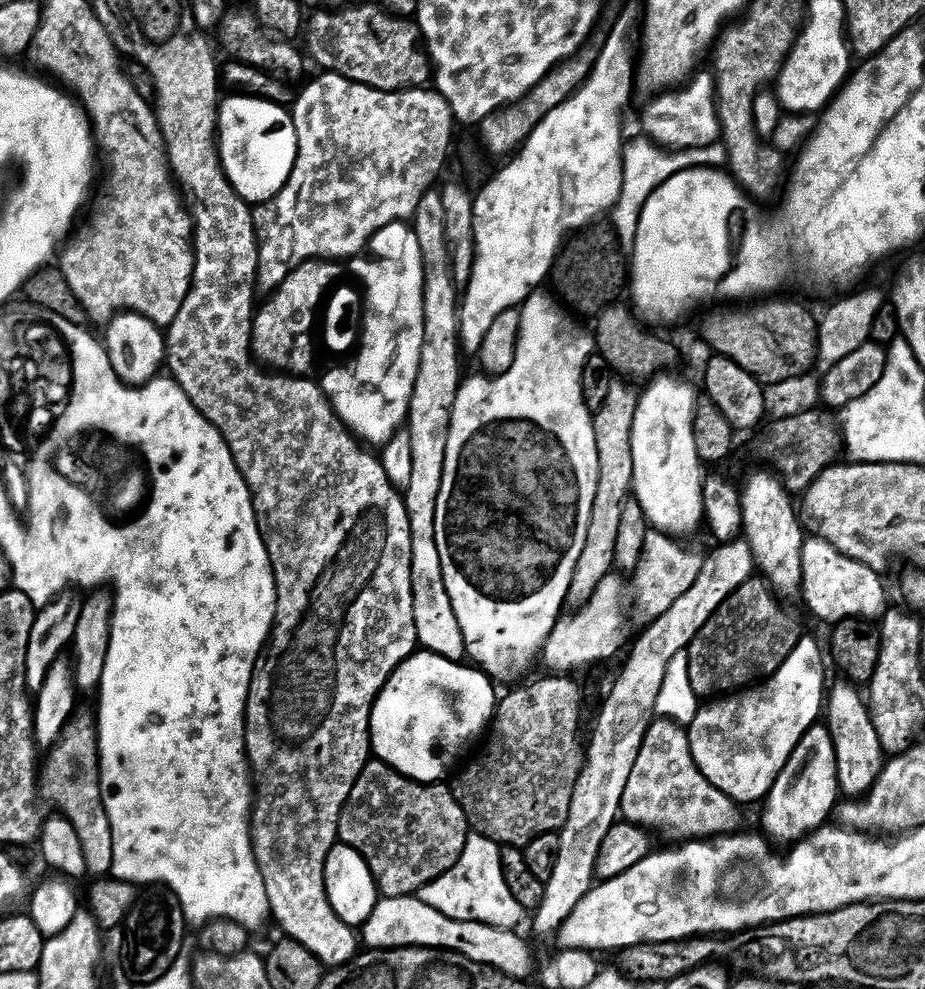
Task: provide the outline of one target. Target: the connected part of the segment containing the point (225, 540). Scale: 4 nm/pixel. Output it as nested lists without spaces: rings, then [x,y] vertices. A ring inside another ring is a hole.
[[[153,378],[146,384],[133,386],[129,392],[124,392],[124,412],[128,412],[128,408],[136,408],[136,412],[140,412],[140,424],[136,424],[136,432],[132,432],[132,436],[128,436],[128,440],[140,440],[140,444],[144,444],[144,448],[148,448],[148,456],[152,456],[152,468],[156,468],[156,502],[152,502],[152,508],[148,508],[148,516],[144,516],[144,520],[140,520],[140,524],[131,526],[122,526],[117,524],[108,528],[108,532],[100,532],[100,528],[88,528],[88,532],[92,532],[92,536],[96,536],[96,540],[100,540],[100,548],[96,548],[96,540],[92,540],[92,544],[84,544],[84,532],[80,532],[80,548],[76,548],[76,544],[72,544],[72,548],[64,548],[64,552],[68,552],[68,556],[72,556],[72,560],[68,560],[68,556],[64,556],[64,560],[56,560],[56,580],[60,580],[60,584],[69,584],[80,588],[94,588],[96,590],[99,584],[104,584],[109,580],[116,587],[114,593],[114,603],[112,605],[112,629],[110,630],[110,650],[106,654],[106,666],[102,670],[102,682],[98,689],[98,697],[100,696],[100,716],[98,715],[98,739],[100,741],[100,755],[98,763],[100,766],[100,789],[102,790],[102,798],[106,806],[106,814],[110,818],[110,826],[112,827],[112,837],[114,838],[114,862],[112,863],[111,875],[115,879],[124,881],[135,886],[142,884],[165,884],[168,888],[173,888],[175,899],[184,905],[184,918],[189,925],[203,926],[210,920],[233,920],[249,930],[260,928],[264,923],[269,923],[272,907],[266,898],[266,882],[262,882],[262,870],[258,870],[258,862],[256,855],[252,849],[252,810],[254,807],[254,773],[248,767],[248,751],[246,750],[246,722],[244,715],[246,714],[246,706],[248,705],[248,695],[250,694],[250,682],[252,675],[256,669],[256,663],[269,643],[272,630],[276,626],[276,575],[272,569],[270,562],[270,554],[264,545],[264,539],[260,533],[258,526],[258,518],[256,517],[256,502],[252,495],[252,491],[248,488],[248,479],[242,474],[242,470],[238,466],[238,462],[232,453],[232,447],[229,446],[227,440],[219,430],[213,426],[209,420],[203,416],[194,406],[194,402],[190,402],[190,398],[186,398],[186,394],[180,389],[179,384],[171,378]]]

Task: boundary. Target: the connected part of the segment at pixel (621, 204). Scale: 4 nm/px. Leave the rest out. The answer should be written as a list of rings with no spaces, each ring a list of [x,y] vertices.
[[[642,138],[636,139],[635,142],[629,141],[625,145],[622,194],[617,206],[613,208],[610,218],[614,222],[612,226],[625,257],[630,258],[634,252],[641,211],[649,198],[652,197],[654,190],[660,188],[674,174],[685,168],[693,167],[695,162],[696,160],[690,152],[670,154]]]

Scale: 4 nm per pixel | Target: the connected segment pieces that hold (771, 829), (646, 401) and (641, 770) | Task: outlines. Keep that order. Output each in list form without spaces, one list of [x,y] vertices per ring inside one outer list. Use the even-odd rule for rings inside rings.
[[[817,722],[800,739],[782,774],[778,774],[774,786],[768,791],[766,803],[763,805],[764,828],[769,832],[767,835],[773,841],[790,840],[789,842],[801,841],[811,836],[829,823],[828,815],[837,811],[841,796],[832,735],[828,727]]]
[[[666,375],[653,379],[649,383],[653,384],[640,392],[638,410],[634,414],[634,434],[632,435],[632,449],[634,450],[632,490],[634,500],[640,504],[645,518],[653,529],[669,534],[680,534],[676,532],[690,532],[698,524],[705,523],[702,490],[706,468],[694,446],[694,418],[698,403],[696,392],[686,381],[675,380],[674,377]]]
[[[656,718],[648,727],[642,750],[638,750],[638,762],[630,770],[620,811],[625,821],[665,828],[670,835],[681,836],[681,841],[688,842],[699,837],[699,832],[731,834],[740,824],[741,809],[704,777],[694,762],[687,731],[672,720]]]

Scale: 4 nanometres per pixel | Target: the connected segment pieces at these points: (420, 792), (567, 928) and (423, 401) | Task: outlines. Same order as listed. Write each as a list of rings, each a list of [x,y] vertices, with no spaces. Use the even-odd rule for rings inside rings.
[[[372,758],[362,770],[362,774],[358,778],[358,782],[354,786],[354,790],[350,794],[350,798],[346,802],[346,806],[340,815],[340,834],[339,843],[350,846],[354,850],[358,850],[366,858],[366,862],[370,866],[370,870],[376,879],[376,891],[384,898],[402,898],[403,896],[416,896],[420,889],[425,888],[428,884],[434,883],[442,874],[446,874],[455,866],[460,858],[462,858],[462,850],[466,846],[470,835],[470,825],[466,814],[462,810],[459,800],[456,799],[456,793],[451,787],[447,788],[447,783],[437,782],[435,784],[419,784],[416,780],[411,780],[409,776],[403,776],[401,772],[394,771],[389,764]]]
[[[656,850],[625,873],[597,883],[559,930],[559,947],[584,948],[588,952],[603,954],[615,948],[671,945],[668,936],[676,938],[676,932],[680,932],[680,928],[676,928],[674,898],[678,892],[678,880],[672,877],[672,868],[676,868],[676,856],[664,856]]]
[[[440,190],[425,193],[418,210],[411,221],[416,232],[418,246],[422,246],[422,266],[424,267],[424,345],[422,362],[418,366],[418,382],[410,402],[406,419],[406,428],[411,436],[410,446],[414,446],[414,470],[410,473],[410,482],[403,493],[404,505],[410,518],[412,531],[412,589],[414,590],[414,622],[418,630],[418,644],[421,649],[438,654],[447,660],[463,661],[466,656],[462,626],[458,626],[458,614],[446,594],[446,578],[442,574],[442,558],[438,558],[438,538],[436,537],[436,519],[438,518],[438,494],[442,490],[442,474],[446,466],[446,442],[450,438],[451,412],[462,383],[460,376],[460,356],[462,341],[460,339],[460,304],[456,285],[458,280],[453,275],[453,249],[450,247],[446,208],[443,206],[443,194]]]

